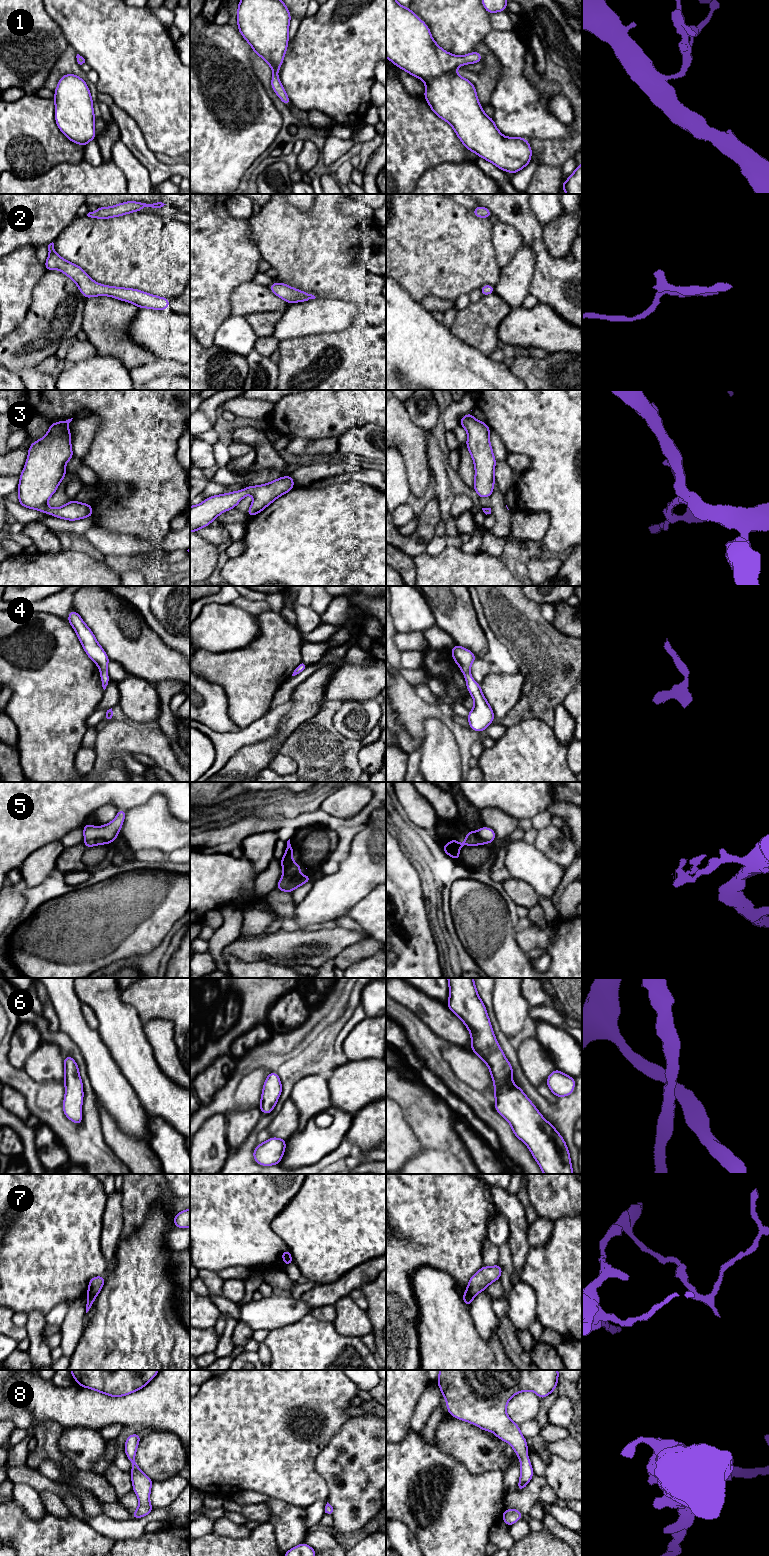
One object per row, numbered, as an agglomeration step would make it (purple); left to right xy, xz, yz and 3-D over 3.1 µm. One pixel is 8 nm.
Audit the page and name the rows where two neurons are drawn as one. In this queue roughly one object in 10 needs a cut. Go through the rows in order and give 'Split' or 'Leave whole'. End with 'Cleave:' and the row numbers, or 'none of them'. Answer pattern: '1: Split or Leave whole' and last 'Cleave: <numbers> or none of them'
1: Leave whole
2: Leave whole
3: Leave whole
4: Leave whole
5: Split
6: Leave whole
7: Split
8: Leave whole
Cleave: 5, 7

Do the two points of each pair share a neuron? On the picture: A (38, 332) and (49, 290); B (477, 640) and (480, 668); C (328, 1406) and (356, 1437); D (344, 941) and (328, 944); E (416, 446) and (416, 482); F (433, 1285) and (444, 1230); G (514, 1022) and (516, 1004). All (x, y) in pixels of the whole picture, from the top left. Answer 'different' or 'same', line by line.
A: same
B: different
C: different
D: same
E: same
F: different
G: same

